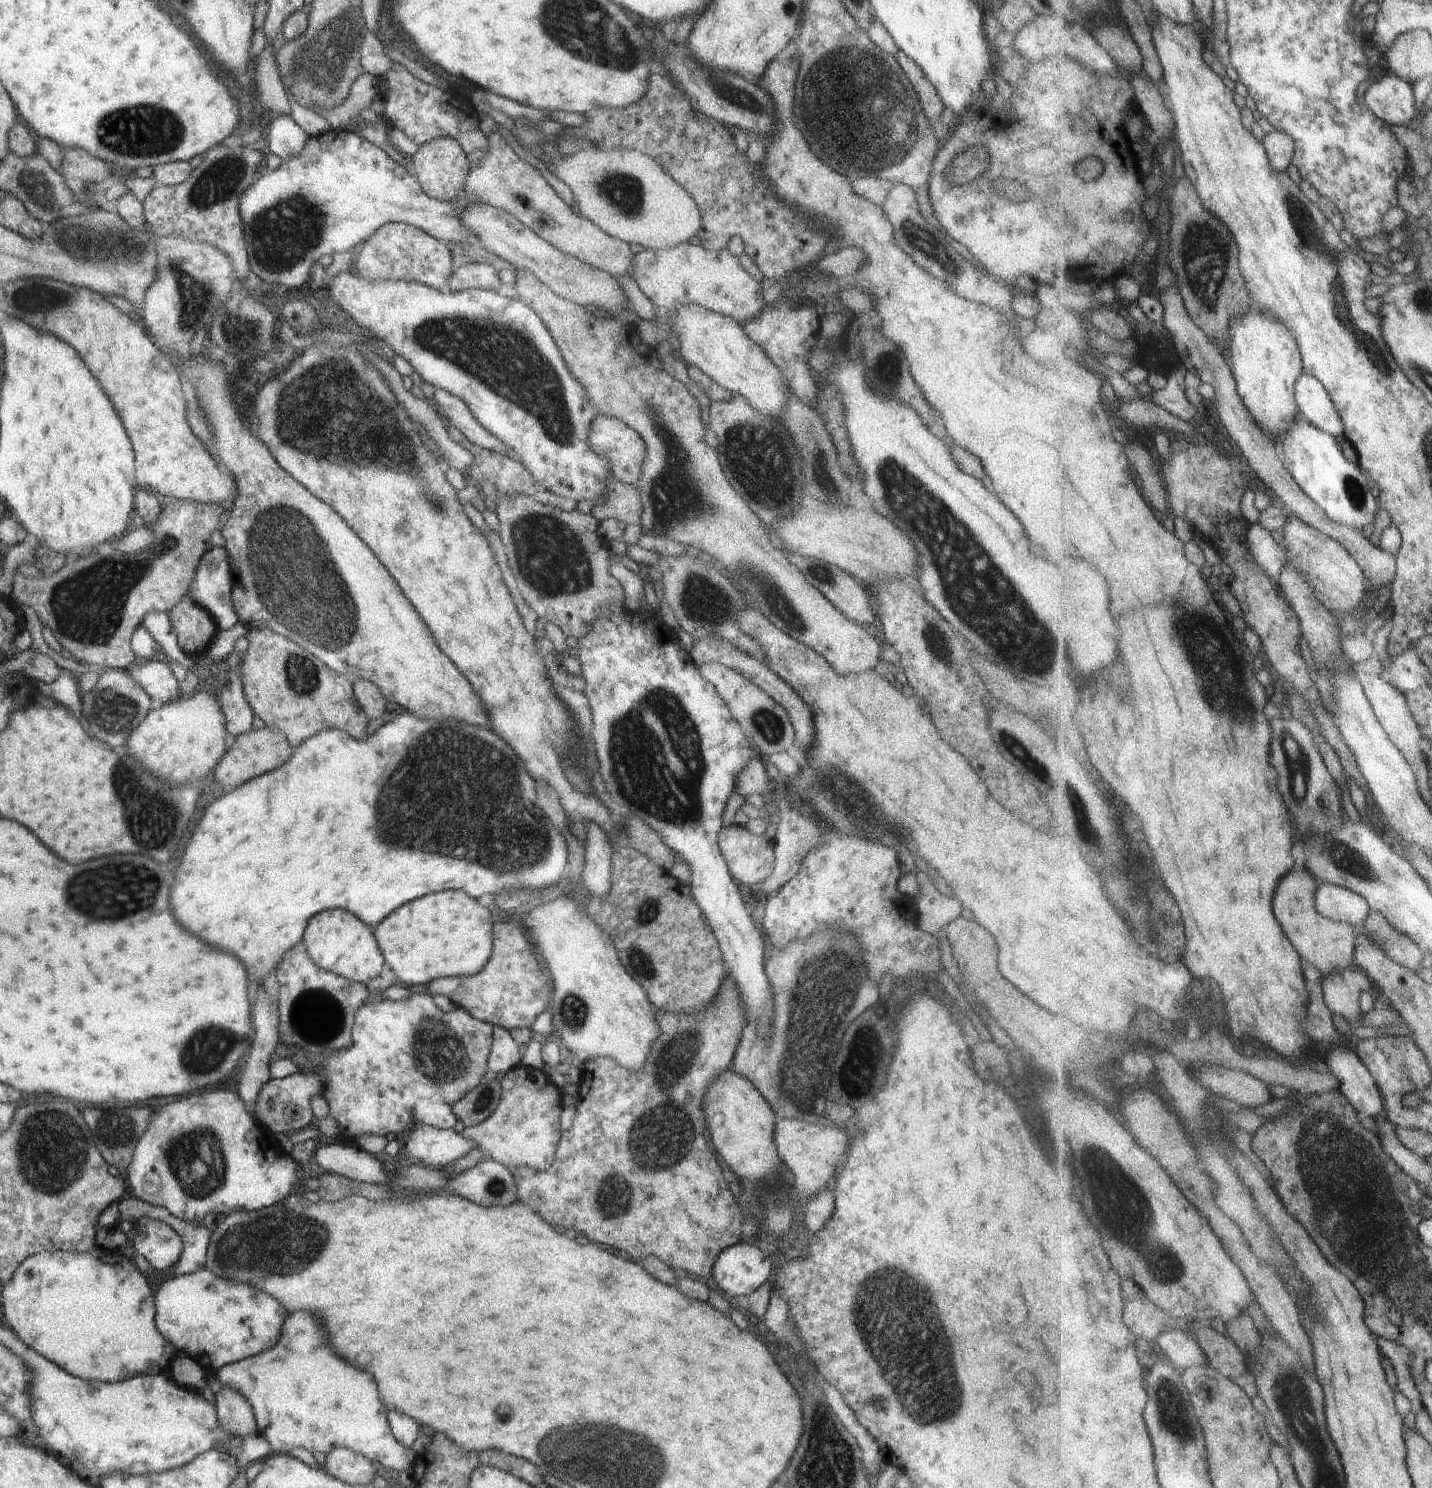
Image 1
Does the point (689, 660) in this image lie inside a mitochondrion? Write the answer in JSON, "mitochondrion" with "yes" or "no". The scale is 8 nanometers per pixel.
{"mitochondrion":"no"}

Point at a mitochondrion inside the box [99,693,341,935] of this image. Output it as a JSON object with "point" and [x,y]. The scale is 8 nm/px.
{"point":[155,815]}

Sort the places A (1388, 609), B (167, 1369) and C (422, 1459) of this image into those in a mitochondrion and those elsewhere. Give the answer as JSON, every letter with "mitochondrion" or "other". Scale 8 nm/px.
{"A":"other","B":"other","C":"other"}

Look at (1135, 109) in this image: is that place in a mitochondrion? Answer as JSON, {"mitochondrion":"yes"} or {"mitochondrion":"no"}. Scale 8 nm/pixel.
{"mitochondrion":"no"}

